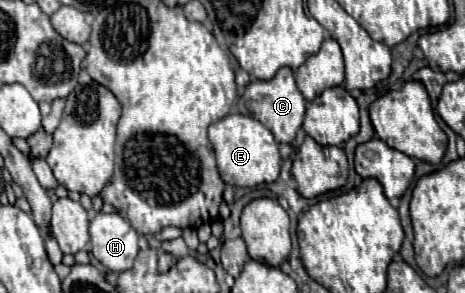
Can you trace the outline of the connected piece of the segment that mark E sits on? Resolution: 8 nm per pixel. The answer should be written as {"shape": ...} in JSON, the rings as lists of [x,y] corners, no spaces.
{"shape":[[[230,114],[208,128],[208,138],[216,154],[218,172],[228,186],[254,188],[264,182],[270,184],[278,178],[280,162],[282,162],[278,154],[278,142],[274,140],[272,132],[264,124],[260,124],[256,118]]]}

